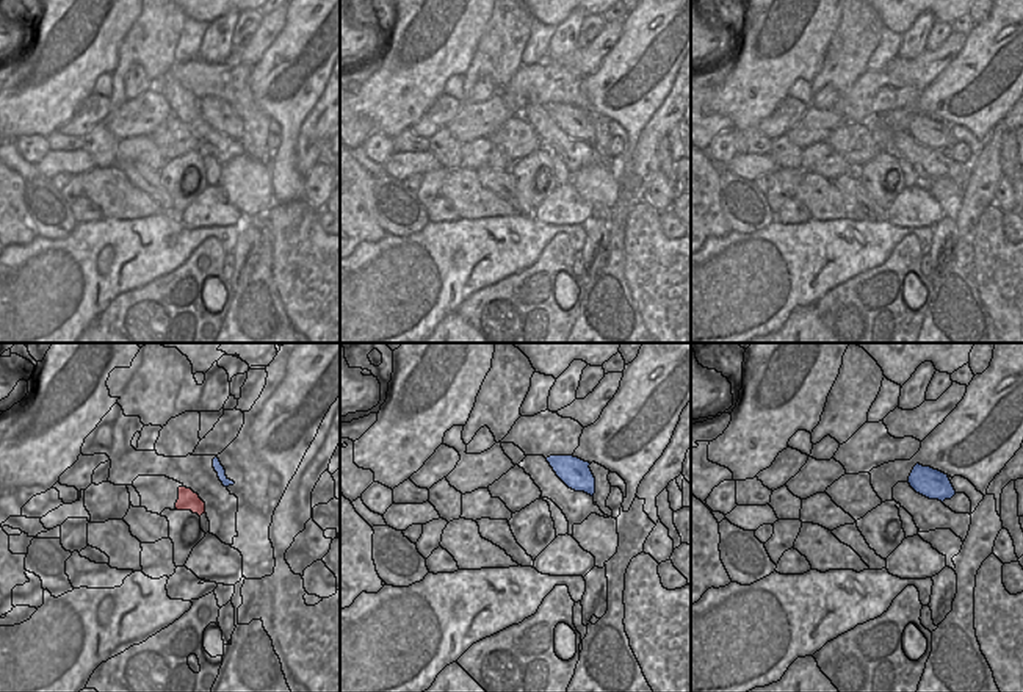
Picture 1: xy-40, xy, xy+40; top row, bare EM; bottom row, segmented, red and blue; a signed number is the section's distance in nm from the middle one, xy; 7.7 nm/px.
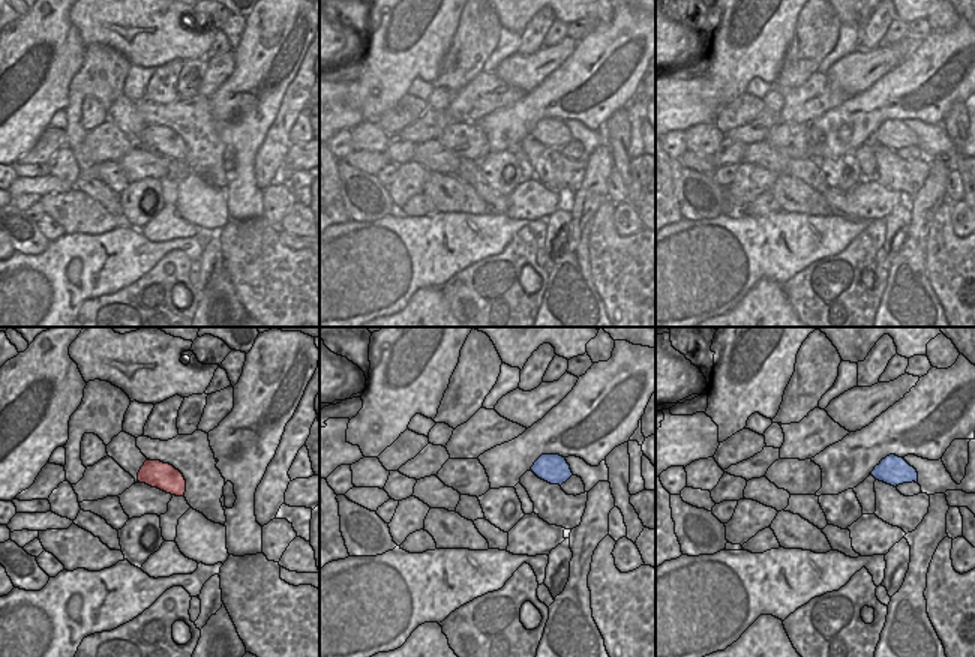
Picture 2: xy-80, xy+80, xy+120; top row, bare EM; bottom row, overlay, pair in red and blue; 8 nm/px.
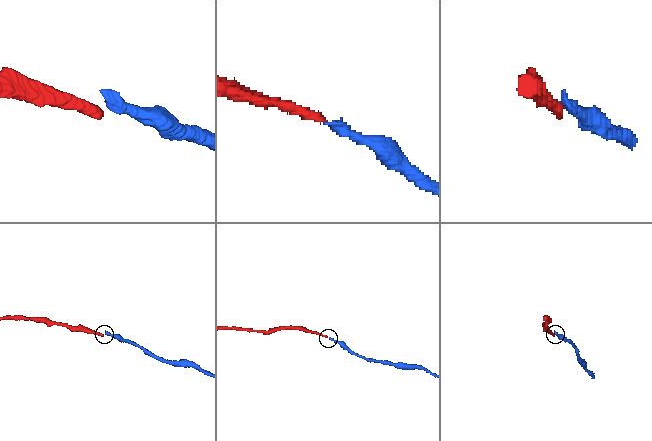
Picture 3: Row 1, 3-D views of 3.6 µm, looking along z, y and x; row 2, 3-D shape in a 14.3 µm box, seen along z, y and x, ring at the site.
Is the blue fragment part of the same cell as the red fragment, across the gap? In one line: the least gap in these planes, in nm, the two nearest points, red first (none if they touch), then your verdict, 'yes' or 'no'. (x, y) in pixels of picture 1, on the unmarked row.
200 nm apart; from red across xy-40 (204, 152), (223, 133); yes

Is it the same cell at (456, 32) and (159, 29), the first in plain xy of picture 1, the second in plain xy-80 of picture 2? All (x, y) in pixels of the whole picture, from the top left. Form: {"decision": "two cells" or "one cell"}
{"decision": "two cells"}

